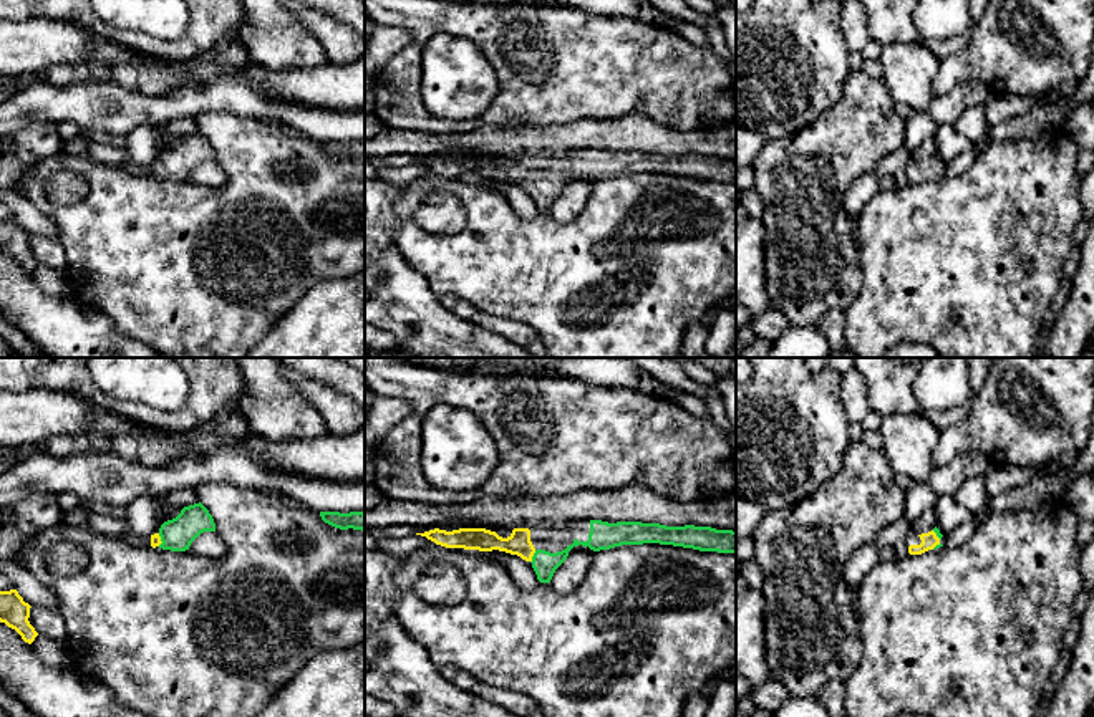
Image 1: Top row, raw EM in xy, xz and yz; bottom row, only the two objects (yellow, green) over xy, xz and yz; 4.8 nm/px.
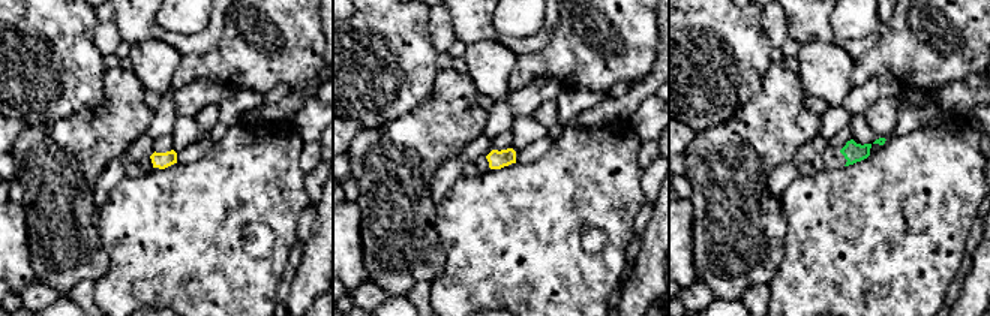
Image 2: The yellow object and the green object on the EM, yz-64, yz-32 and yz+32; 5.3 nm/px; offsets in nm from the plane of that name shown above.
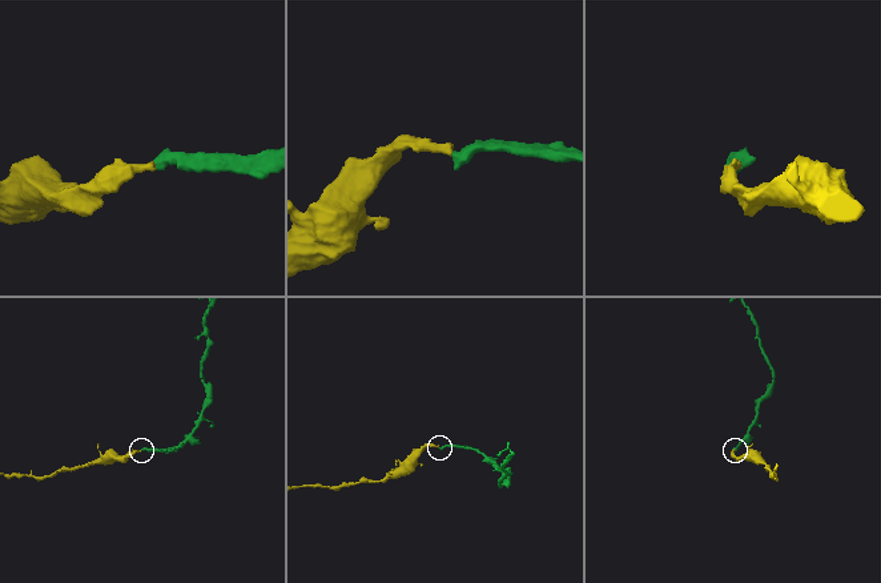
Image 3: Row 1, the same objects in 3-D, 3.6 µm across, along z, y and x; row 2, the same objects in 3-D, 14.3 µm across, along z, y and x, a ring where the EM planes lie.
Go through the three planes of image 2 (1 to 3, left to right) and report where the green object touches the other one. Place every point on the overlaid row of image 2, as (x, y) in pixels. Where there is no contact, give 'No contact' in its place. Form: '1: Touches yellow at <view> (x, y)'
1: No contact
2: No contact
3: No contact

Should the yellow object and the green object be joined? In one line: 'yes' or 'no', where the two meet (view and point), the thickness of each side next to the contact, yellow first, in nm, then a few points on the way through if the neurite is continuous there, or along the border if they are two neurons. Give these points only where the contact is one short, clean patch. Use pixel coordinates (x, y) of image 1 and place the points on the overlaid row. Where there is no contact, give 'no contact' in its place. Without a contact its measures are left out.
yes; contact xz (532, 555); calibres 120 and 120 nm; way xz (519, 543), (532, 555), (544, 563)

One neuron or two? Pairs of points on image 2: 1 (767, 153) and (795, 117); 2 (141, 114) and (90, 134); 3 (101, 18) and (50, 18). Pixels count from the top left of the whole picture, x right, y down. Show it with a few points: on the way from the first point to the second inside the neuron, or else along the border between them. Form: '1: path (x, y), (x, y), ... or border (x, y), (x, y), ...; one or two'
1: path (768, 144), (786, 126); one
2: path (129, 116), (108, 134), (102, 134); one
3: border (93, 15), (93, 41), (102, 53); two

